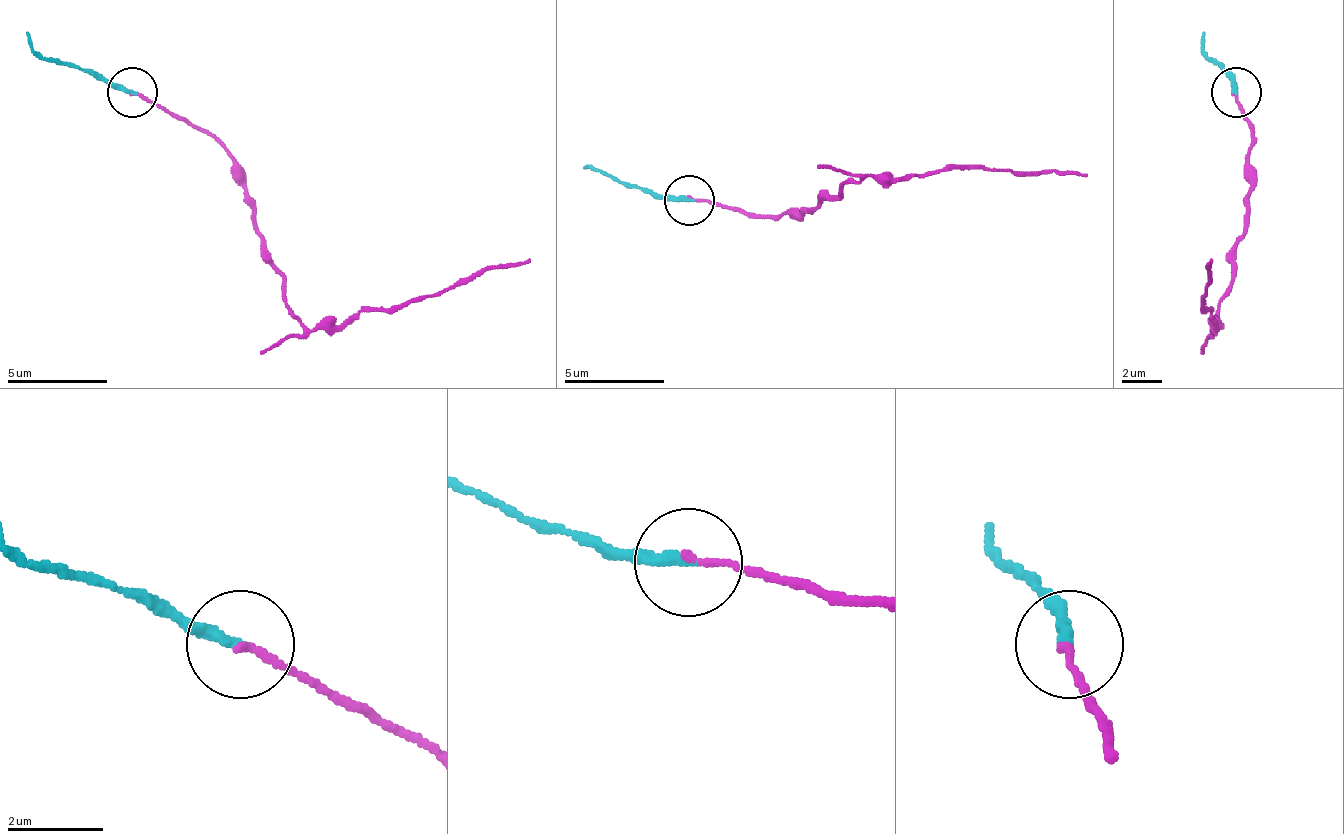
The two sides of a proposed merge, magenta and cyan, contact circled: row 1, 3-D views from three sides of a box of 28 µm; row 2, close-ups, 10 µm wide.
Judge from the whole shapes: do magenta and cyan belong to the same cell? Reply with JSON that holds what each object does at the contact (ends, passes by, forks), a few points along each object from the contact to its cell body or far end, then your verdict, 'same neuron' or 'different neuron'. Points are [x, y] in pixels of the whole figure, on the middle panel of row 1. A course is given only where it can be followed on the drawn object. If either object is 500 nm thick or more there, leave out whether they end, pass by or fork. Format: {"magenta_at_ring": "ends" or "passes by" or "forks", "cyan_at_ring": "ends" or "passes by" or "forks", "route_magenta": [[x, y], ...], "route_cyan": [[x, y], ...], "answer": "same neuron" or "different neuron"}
{"magenta_at_ring": "ends", "cyan_at_ring": "ends", "route_magenta": [[688, 199], [778, 214], [804, 214], [869, 174], [904, 179], [960, 169], [1085, 174]], "route_cyan": [[688, 199], [652, 199], [592, 169], [582, 169]], "answer": "same neuron"}

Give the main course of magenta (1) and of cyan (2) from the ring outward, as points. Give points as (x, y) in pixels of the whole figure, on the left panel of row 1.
1: (131, 93), (221, 143), (282, 294), (312, 330), (347, 325), (362, 310), (403, 310), (528, 259)
2: (131, 93), (35, 53), (25, 33)

